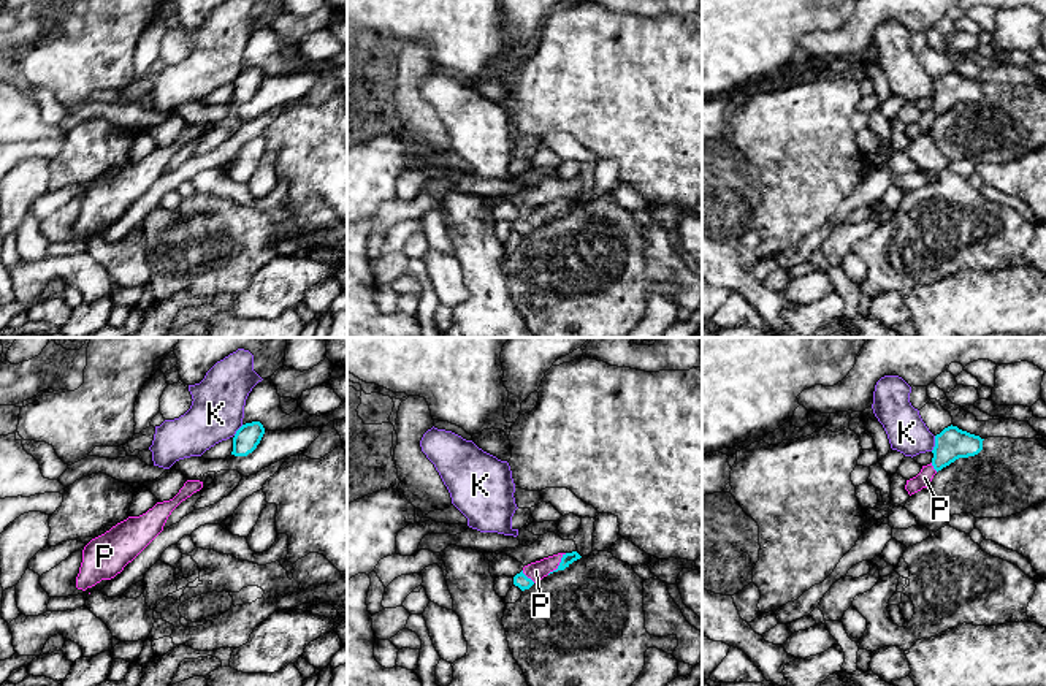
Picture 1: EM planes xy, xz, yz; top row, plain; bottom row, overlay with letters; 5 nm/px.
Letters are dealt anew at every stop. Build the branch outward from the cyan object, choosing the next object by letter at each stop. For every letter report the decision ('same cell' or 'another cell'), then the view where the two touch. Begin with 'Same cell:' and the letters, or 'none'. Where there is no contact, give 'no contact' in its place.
Same cell: P
K: another cell | yz
P: same cell | xz

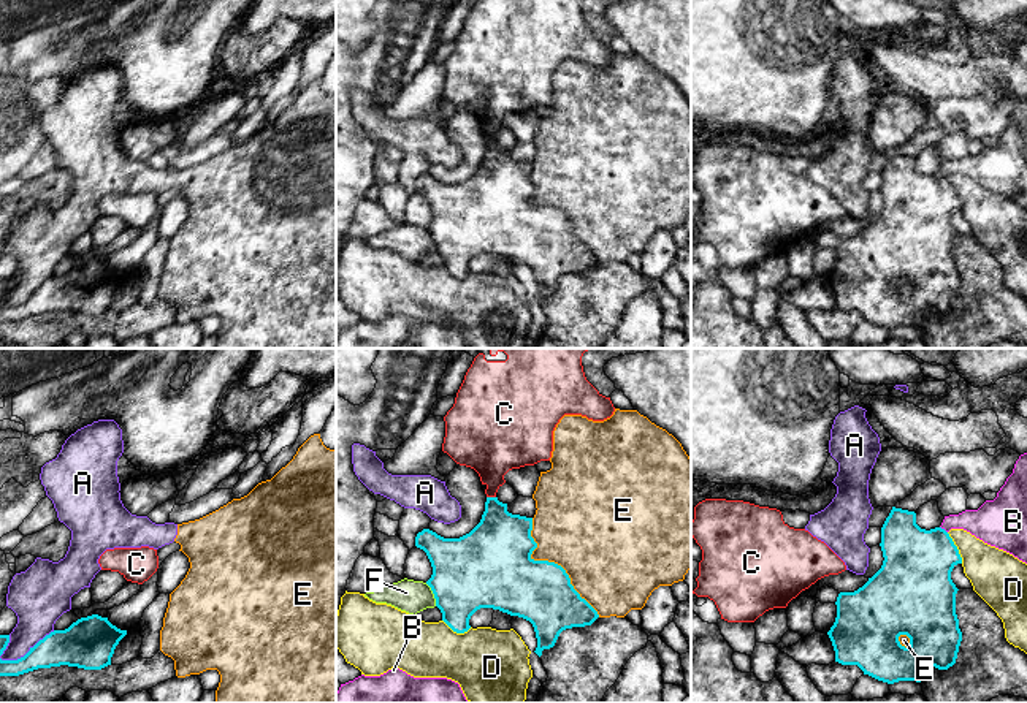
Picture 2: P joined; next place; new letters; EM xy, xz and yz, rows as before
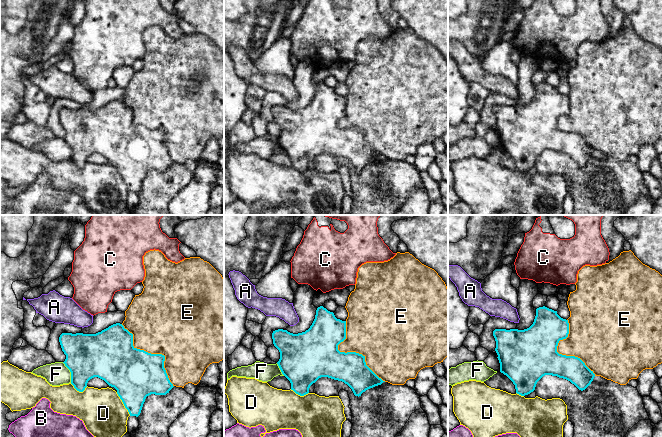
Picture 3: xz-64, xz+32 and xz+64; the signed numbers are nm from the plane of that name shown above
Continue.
Same cell: none
A: another cell | xy
B: another cell | yz
C: another cell | xz
D: another cell | yz
E: another cell | xz
F: another cell | xz

